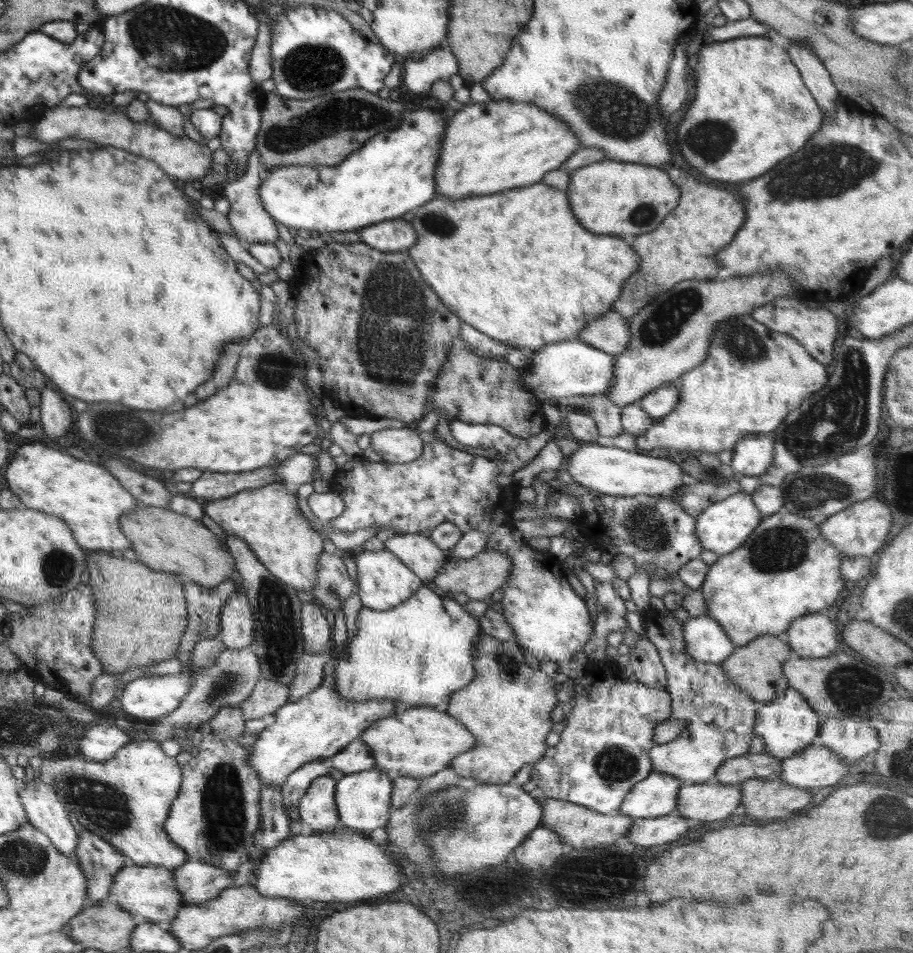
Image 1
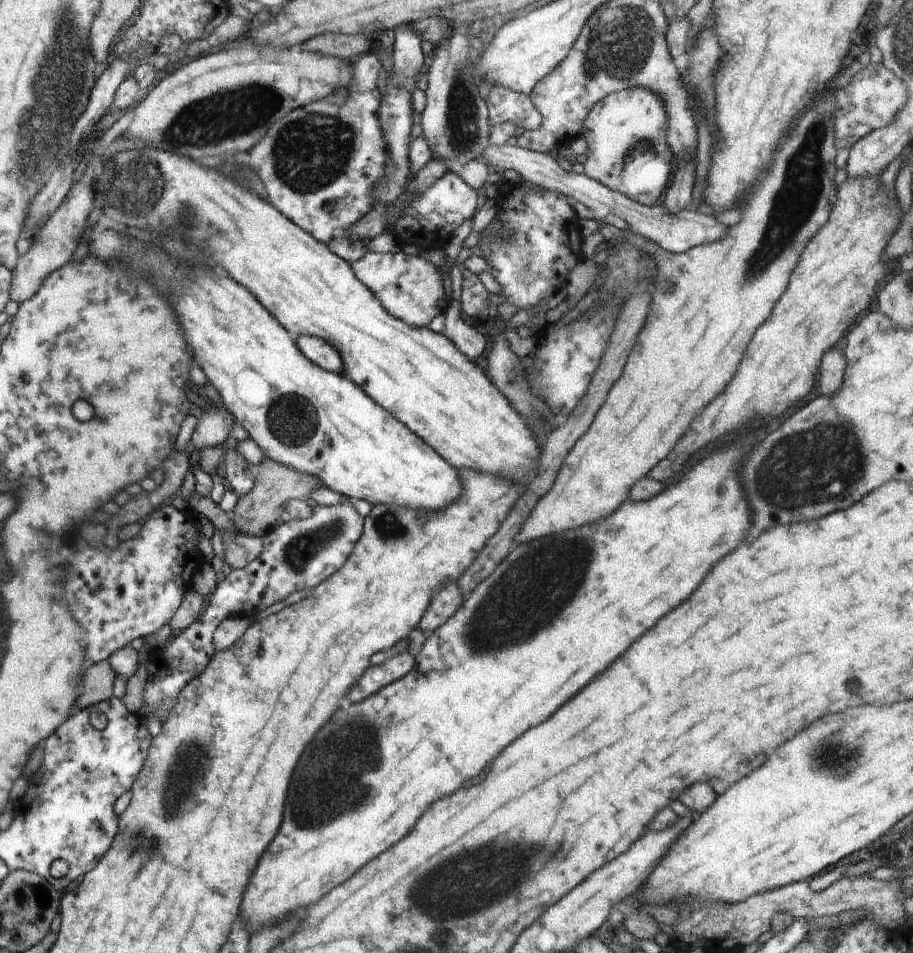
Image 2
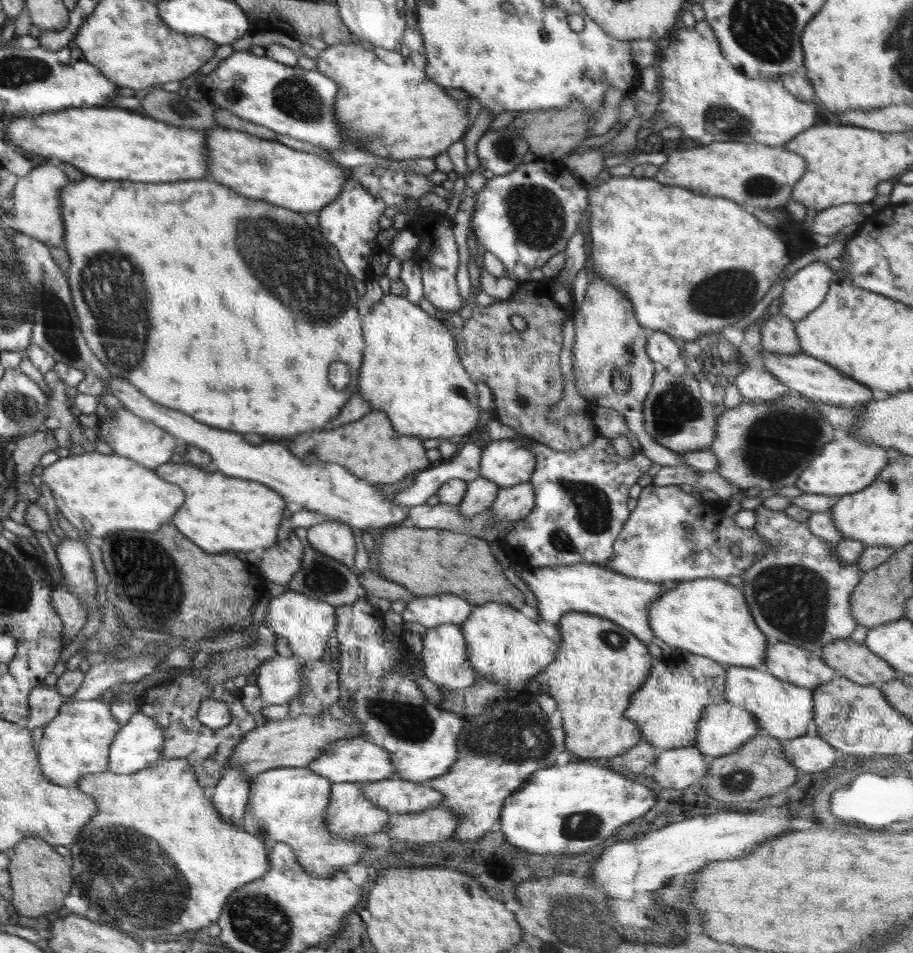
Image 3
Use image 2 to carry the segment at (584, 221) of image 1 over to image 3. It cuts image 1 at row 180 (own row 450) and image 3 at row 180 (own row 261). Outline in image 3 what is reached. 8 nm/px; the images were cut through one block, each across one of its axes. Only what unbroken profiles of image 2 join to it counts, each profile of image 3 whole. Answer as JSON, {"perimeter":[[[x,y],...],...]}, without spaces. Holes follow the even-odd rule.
{"perimeter":[[[717,141],[710,145],[704,145],[702,148],[672,152],[671,155],[667,156],[666,163],[658,168],[654,179],[663,185],[686,188],[694,194],[734,200],[747,209],[763,209],[764,207],[784,207],[786,202],[792,198],[794,184],[802,178],[804,172],[806,172],[806,161],[798,154],[786,150],[783,146],[774,148],[756,142],[746,144],[739,141]]]}

